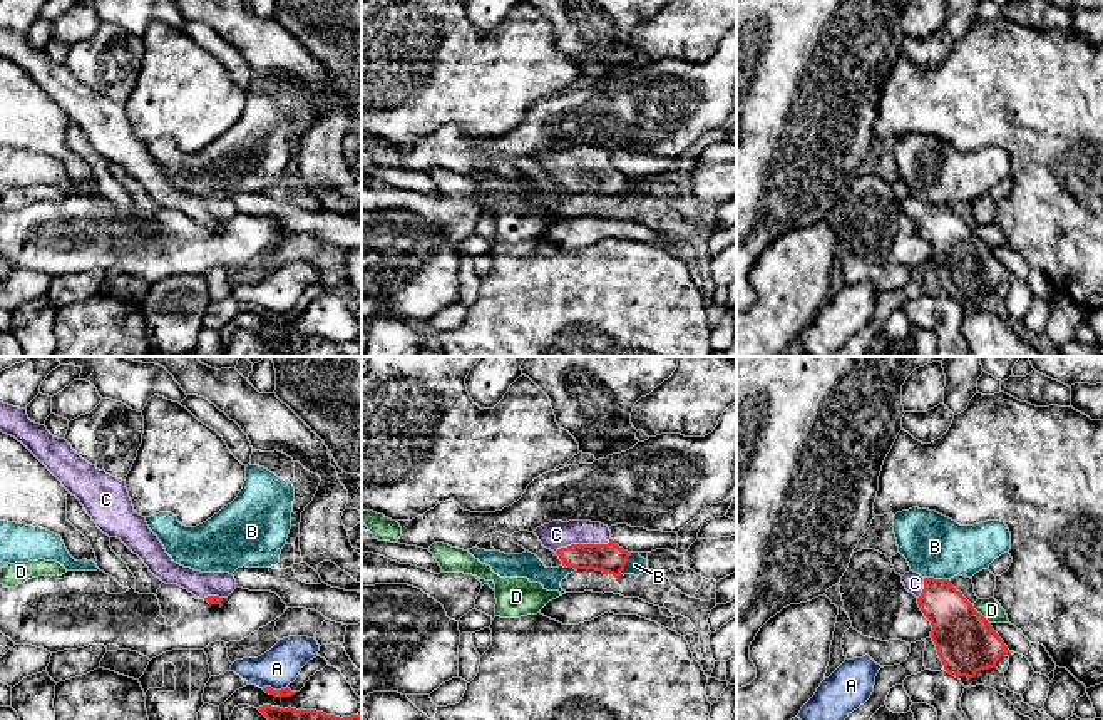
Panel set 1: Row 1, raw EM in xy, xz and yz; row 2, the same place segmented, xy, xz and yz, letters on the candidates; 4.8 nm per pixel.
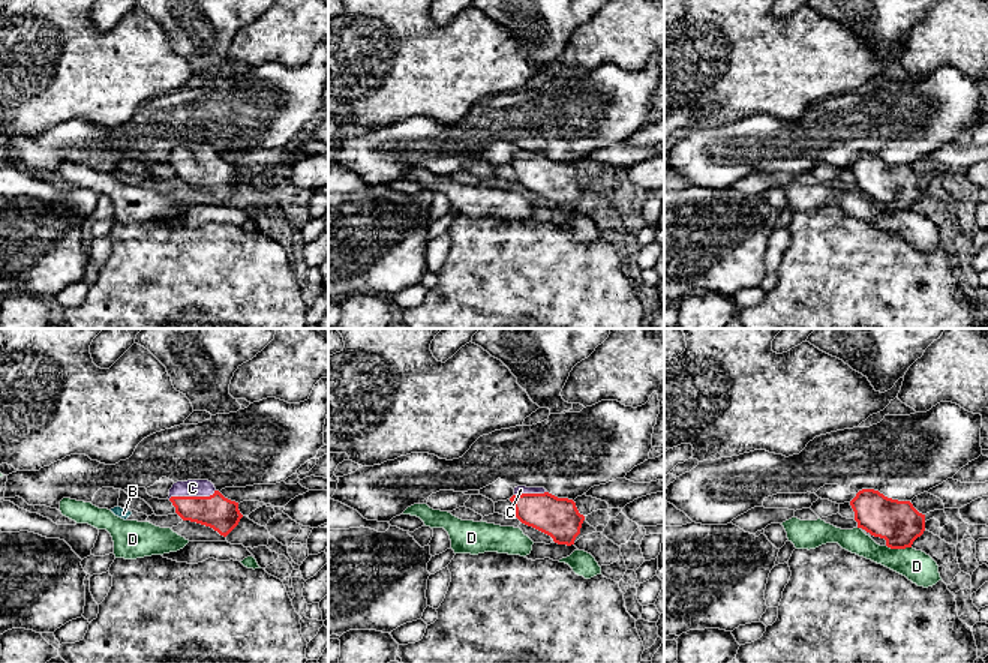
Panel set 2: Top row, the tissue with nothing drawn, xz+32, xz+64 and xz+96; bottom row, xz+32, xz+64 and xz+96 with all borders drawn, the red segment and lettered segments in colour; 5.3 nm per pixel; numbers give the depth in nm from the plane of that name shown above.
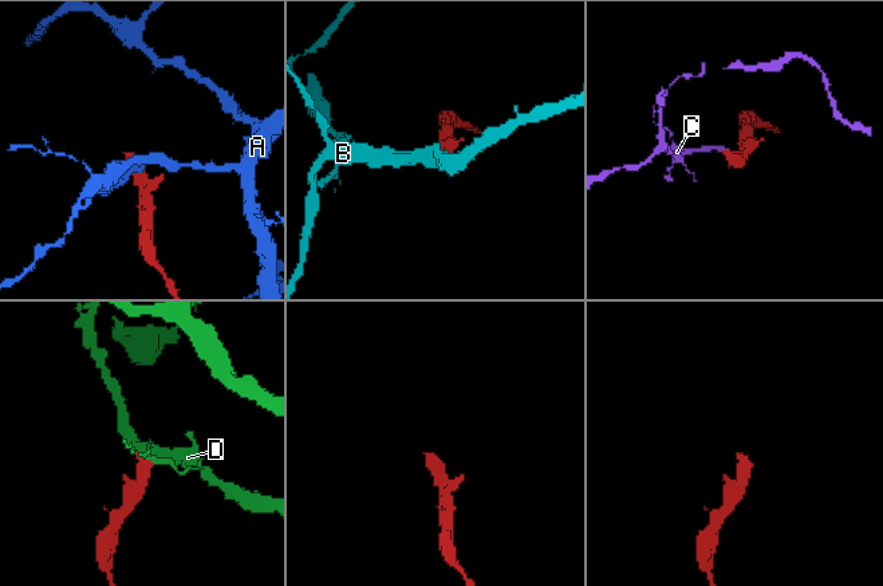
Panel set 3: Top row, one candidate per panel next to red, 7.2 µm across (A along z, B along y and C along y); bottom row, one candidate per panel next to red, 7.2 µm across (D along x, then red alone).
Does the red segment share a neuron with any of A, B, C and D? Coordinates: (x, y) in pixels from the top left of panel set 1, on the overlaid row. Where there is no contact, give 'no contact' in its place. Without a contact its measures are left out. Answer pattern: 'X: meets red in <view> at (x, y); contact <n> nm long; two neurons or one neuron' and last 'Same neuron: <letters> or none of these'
A: meets red in xy at (275, 690); contact 120 nm long; two neurons
B: meets red in yz at (936, 580); contact 120 nm long; two neurons
C: meets red in xz at (583, 545); contact 280 nm long; one neuron
D: meets red in yz at (981, 615); contact 130 nm long; two neurons
Same neuron: C

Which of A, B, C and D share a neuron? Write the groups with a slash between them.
A / B / C / D

